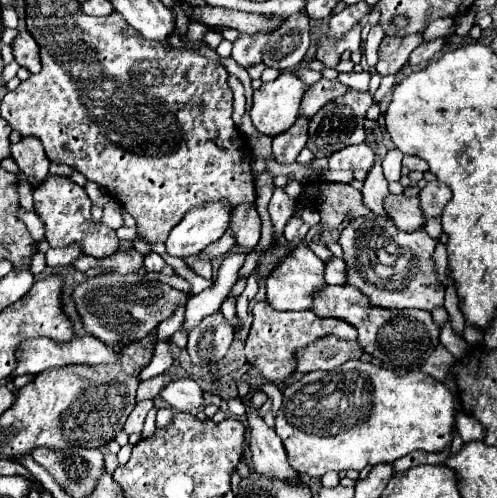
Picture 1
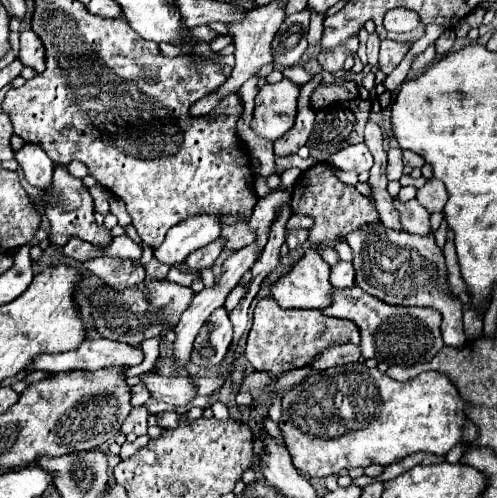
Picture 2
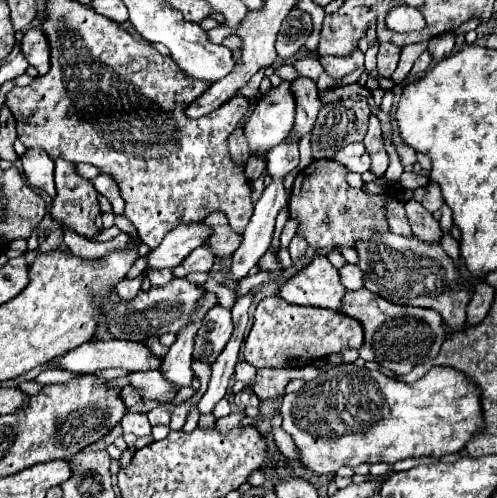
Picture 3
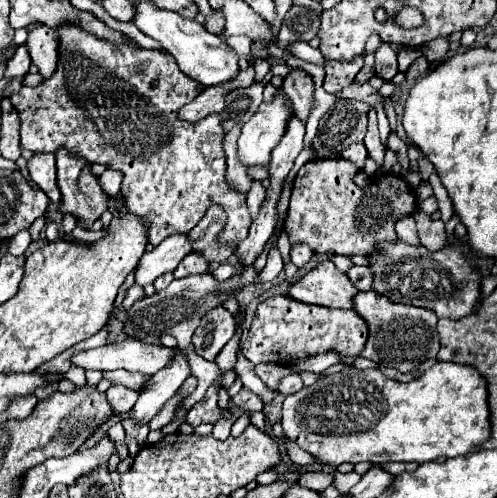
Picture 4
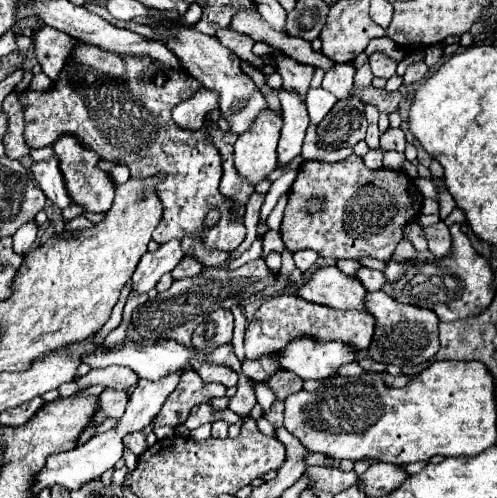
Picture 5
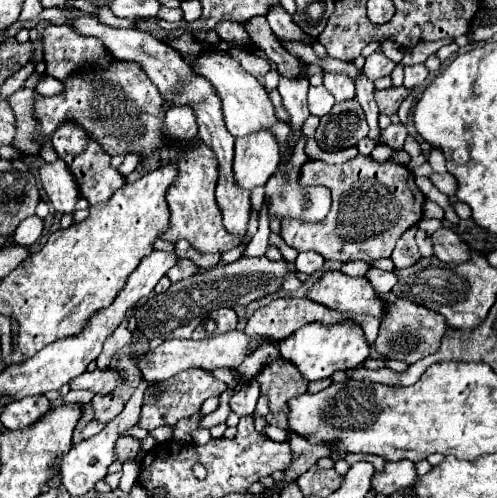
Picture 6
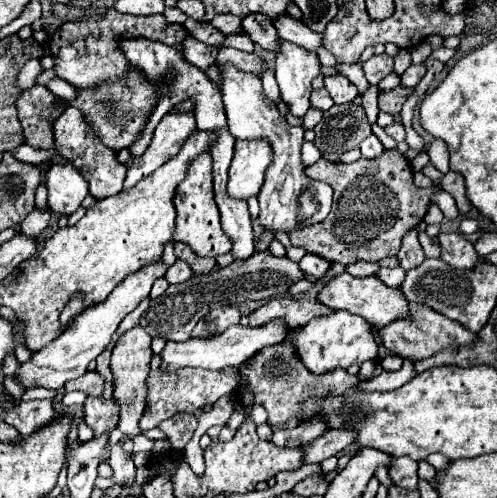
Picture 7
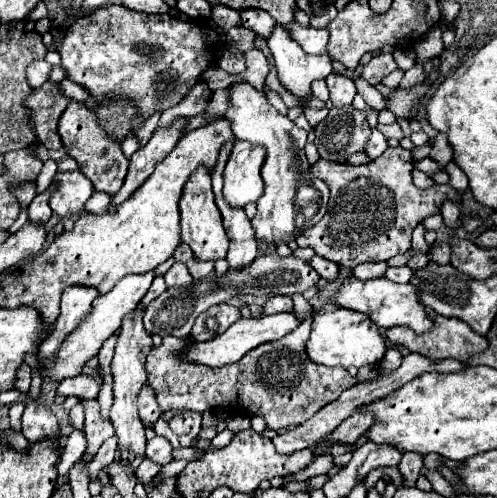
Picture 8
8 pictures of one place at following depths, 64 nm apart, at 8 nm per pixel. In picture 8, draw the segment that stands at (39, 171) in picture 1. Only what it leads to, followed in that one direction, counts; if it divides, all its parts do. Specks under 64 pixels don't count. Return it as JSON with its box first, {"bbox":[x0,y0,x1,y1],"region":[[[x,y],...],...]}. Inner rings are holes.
{"bbox":[50,170,94,218],"region":[[[80,170],[56,172],[54,178],[60,182],[60,188],[50,198],[52,212],[62,218],[76,218],[76,214],[82,216],[86,212],[84,204],[94,194],[92,182]]]}

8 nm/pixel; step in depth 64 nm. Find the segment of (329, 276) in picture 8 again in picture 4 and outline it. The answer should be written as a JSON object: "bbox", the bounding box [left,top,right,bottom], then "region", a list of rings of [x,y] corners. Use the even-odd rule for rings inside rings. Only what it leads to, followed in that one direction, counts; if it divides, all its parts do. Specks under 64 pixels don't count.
{"bbox":[290,244,314,268],"region":[[[298,244],[298,246],[294,246],[294,248],[292,248],[292,252],[290,252],[292,264],[296,264],[298,268],[306,266],[306,264],[312,260],[312,256],[314,256],[314,252],[312,252],[306,244]]]}

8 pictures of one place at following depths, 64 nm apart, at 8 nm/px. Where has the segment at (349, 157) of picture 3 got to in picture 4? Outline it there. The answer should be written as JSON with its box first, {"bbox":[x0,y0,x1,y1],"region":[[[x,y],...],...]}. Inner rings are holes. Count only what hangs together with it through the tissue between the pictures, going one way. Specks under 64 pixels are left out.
{"bbox":[340,142,368,166],"region":[[[360,142],[360,144],[352,144],[352,146],[348,146],[344,152],[340,152],[340,156],[342,156],[342,158],[348,158],[348,160],[354,162],[356,166],[364,166],[364,160],[366,160],[368,152],[366,152],[364,144]]]}

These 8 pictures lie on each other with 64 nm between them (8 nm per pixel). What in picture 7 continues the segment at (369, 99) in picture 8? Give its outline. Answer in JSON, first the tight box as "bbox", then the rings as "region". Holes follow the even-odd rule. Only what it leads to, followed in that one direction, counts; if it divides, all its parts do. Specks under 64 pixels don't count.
{"bbox":[336,64,368,94],"region":[[[336,64],[336,70],[340,74],[344,74],[358,88],[360,94],[364,94],[368,90],[368,80],[366,80],[360,64]]]}

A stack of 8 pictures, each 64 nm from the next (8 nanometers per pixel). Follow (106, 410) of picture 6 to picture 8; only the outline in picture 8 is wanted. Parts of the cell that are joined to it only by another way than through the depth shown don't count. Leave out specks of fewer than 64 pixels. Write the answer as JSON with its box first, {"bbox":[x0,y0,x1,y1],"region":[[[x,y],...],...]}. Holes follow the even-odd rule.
{"bbox":[80,400,114,456],"region":[[[80,400],[82,408],[84,408],[84,430],[86,430],[86,440],[88,440],[88,448],[86,448],[86,456],[94,456],[98,452],[98,448],[104,444],[104,440],[108,440],[110,436],[114,436],[114,428],[110,420],[104,420],[100,416],[100,406],[96,400]]]}

